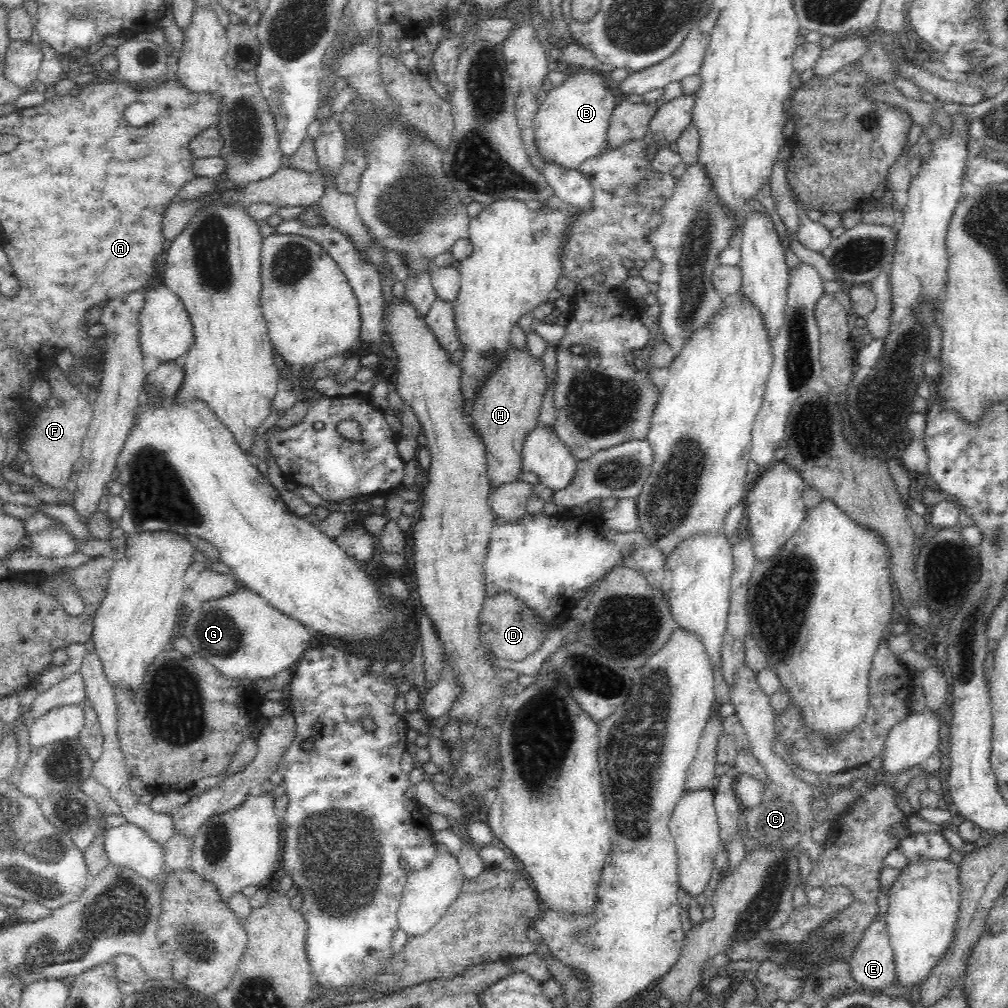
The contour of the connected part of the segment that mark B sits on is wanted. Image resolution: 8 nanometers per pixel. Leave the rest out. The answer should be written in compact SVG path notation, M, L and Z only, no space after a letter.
M577 70L564 84L546 92L534 122L537 152L544 164L578 169L588 159L606 152L609 123L620 99L612 83L599 71Z

